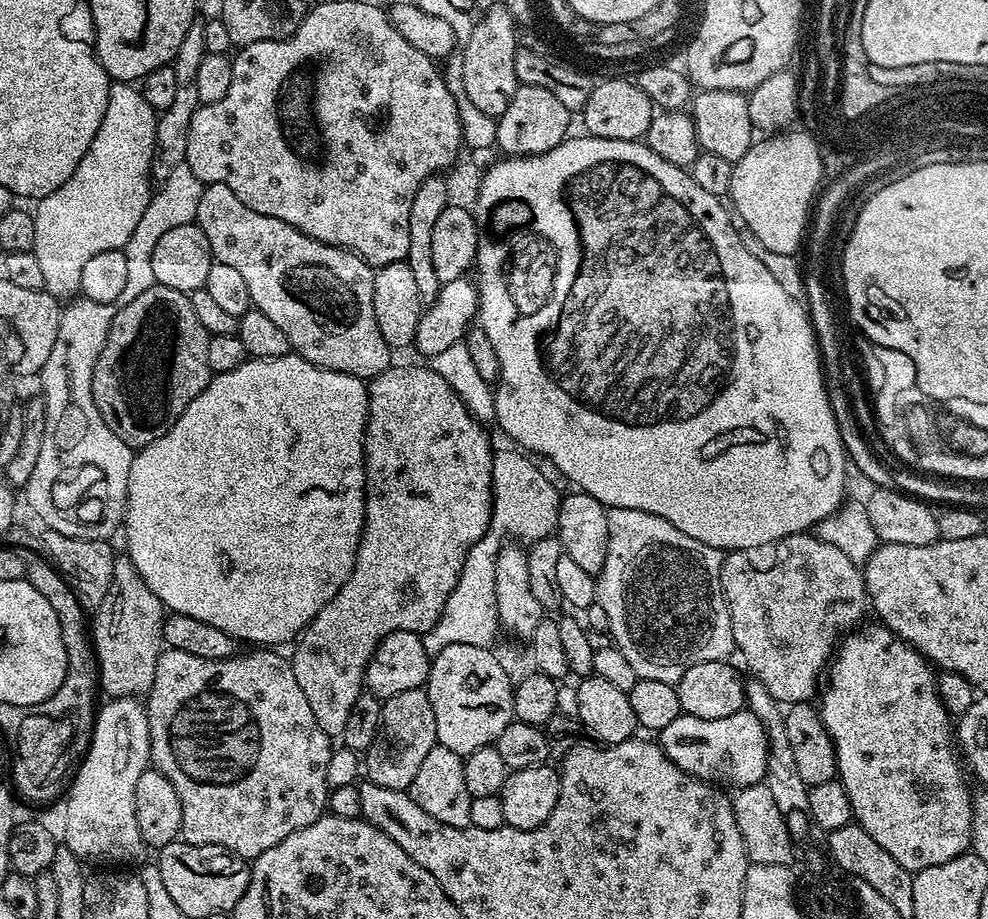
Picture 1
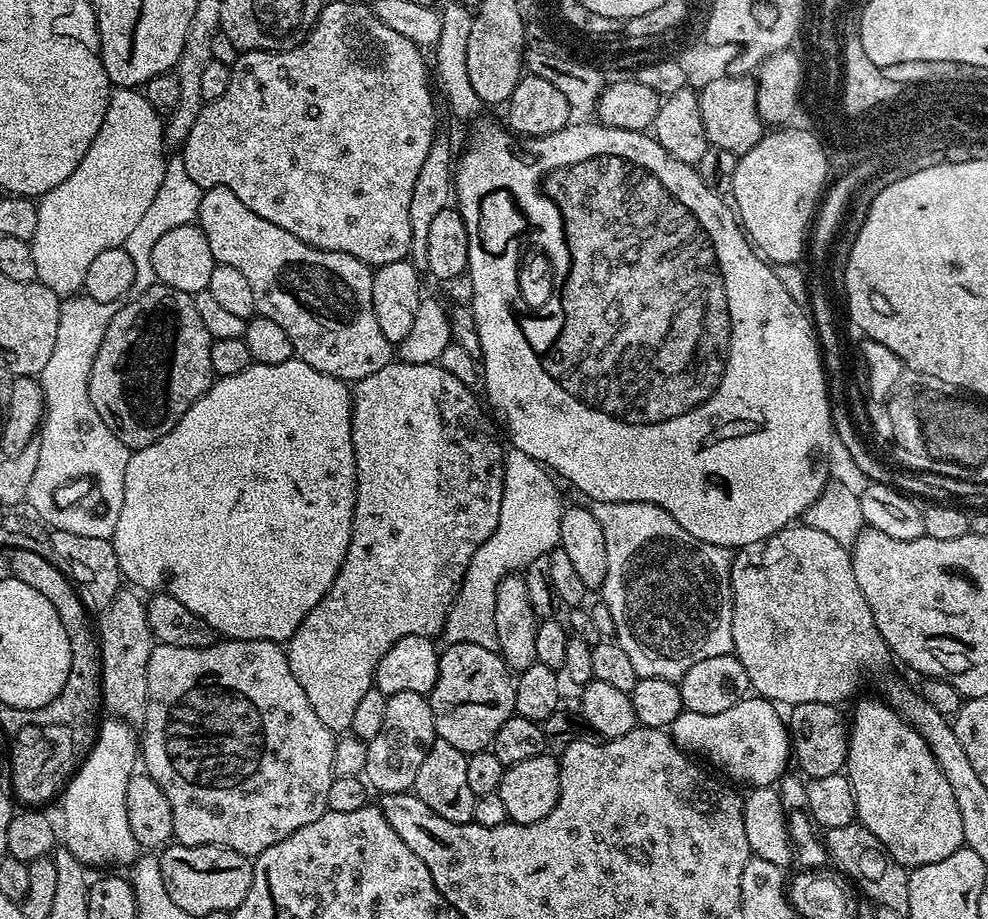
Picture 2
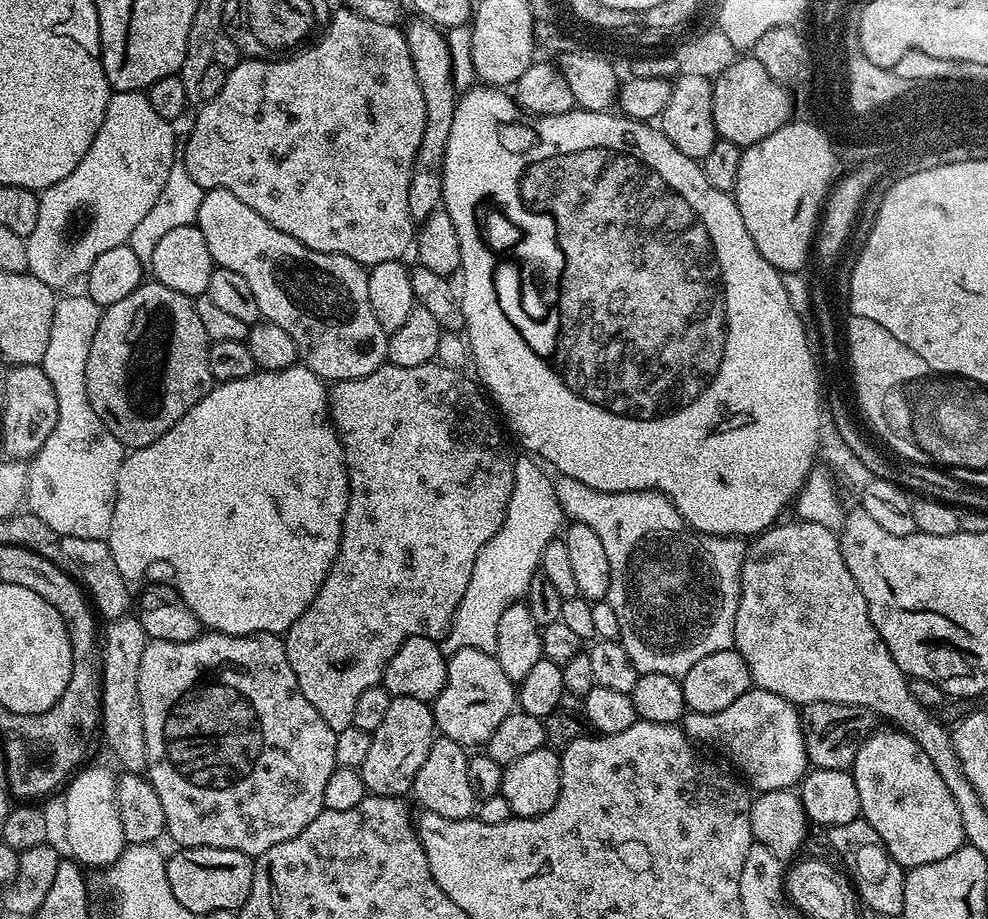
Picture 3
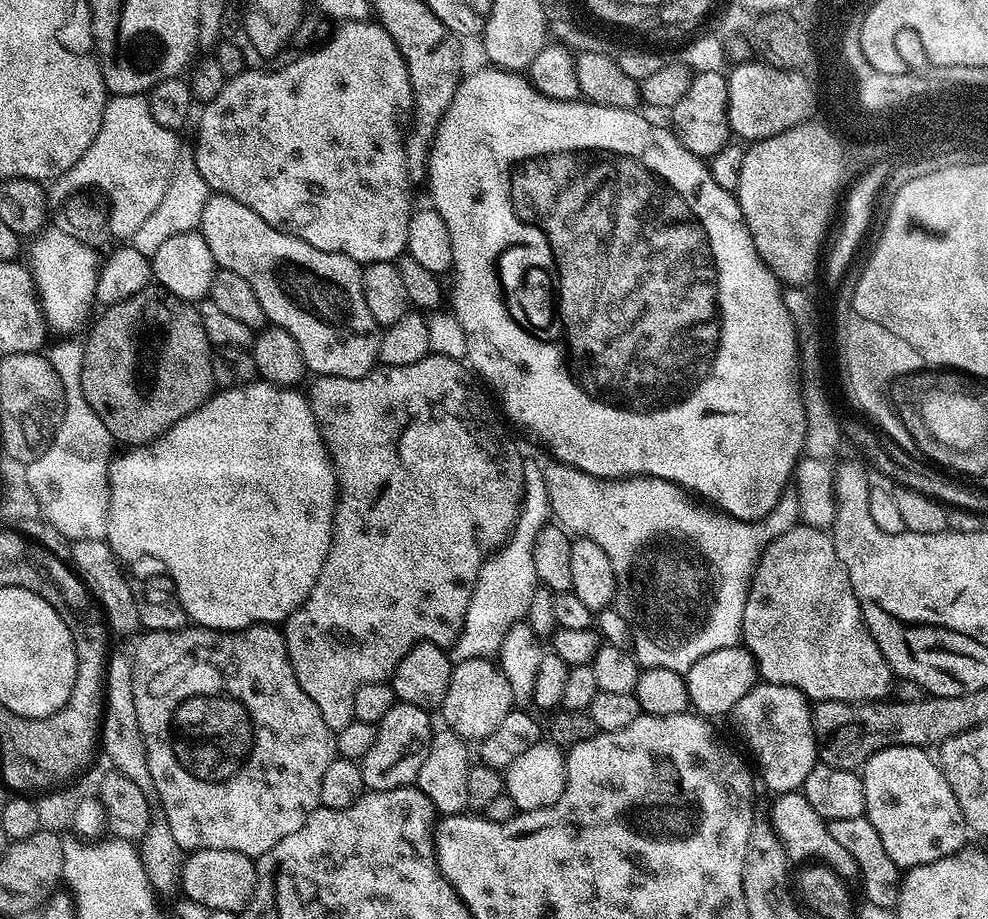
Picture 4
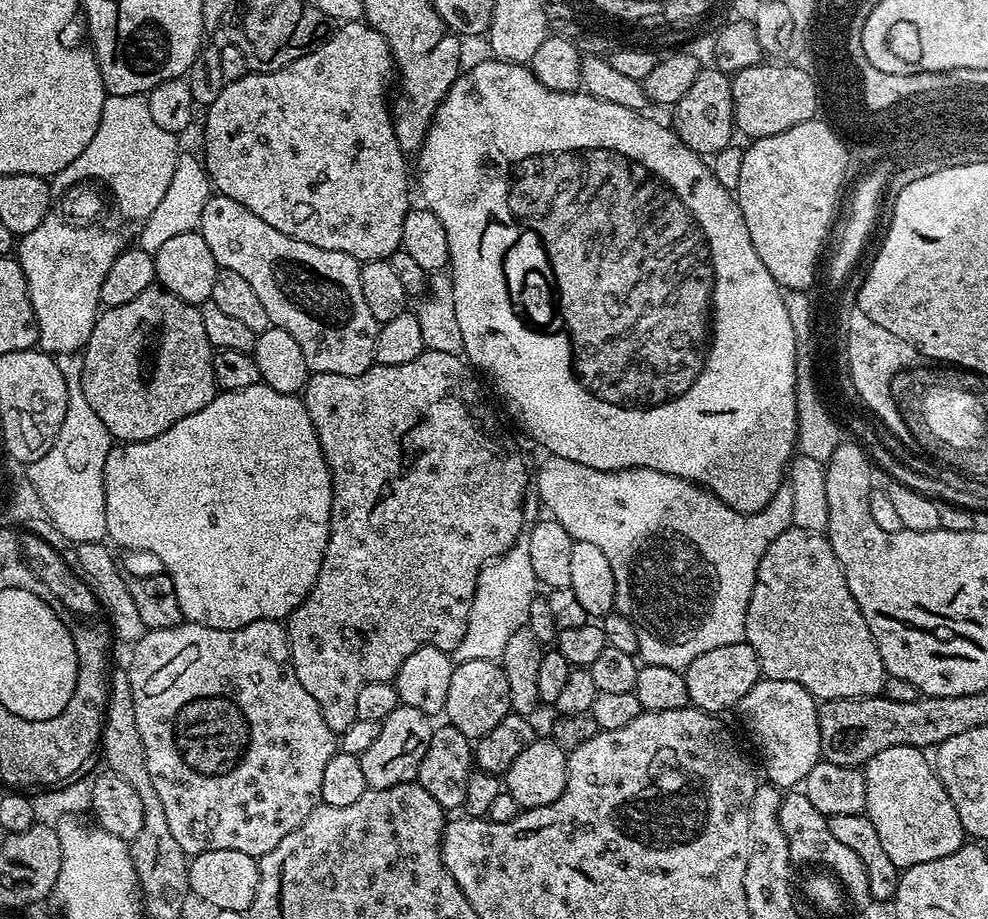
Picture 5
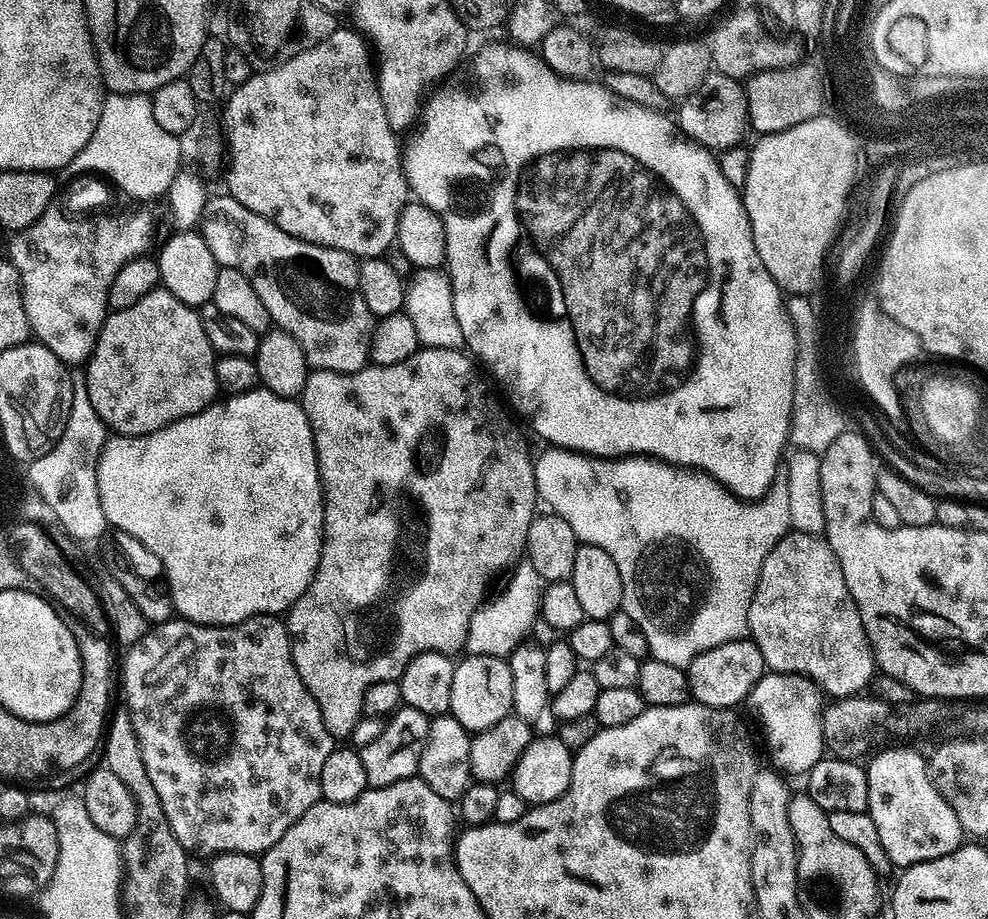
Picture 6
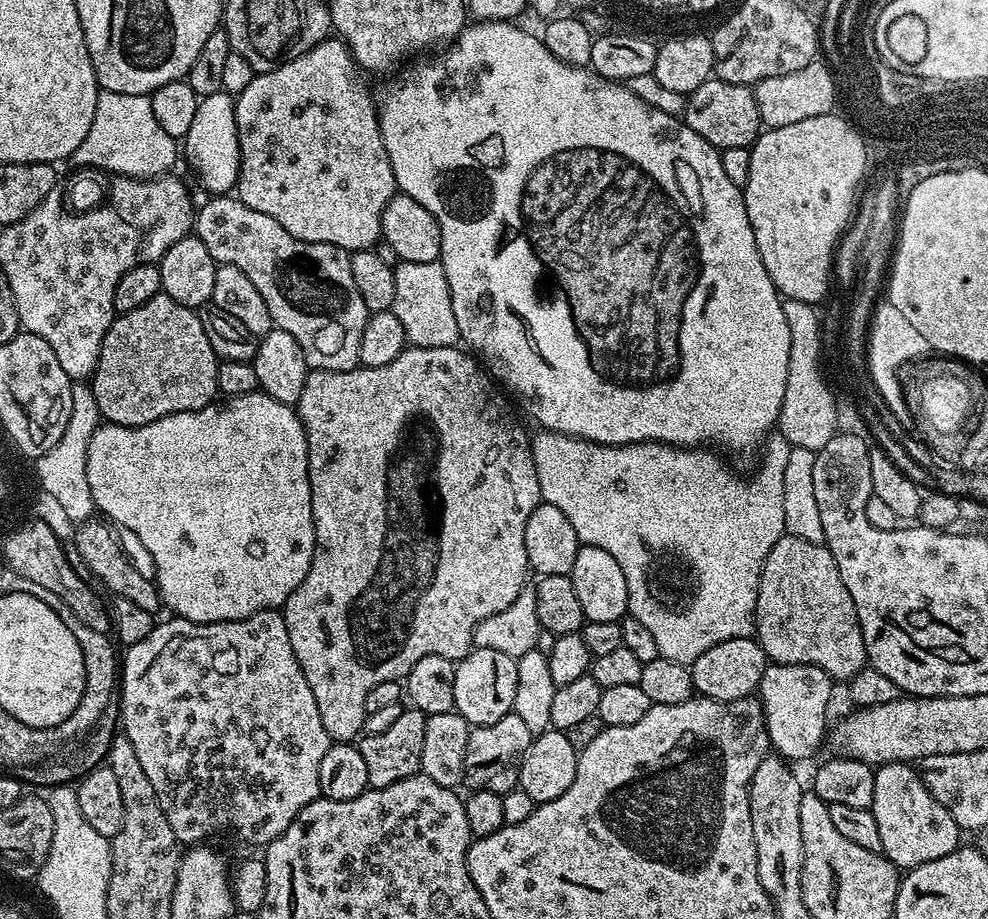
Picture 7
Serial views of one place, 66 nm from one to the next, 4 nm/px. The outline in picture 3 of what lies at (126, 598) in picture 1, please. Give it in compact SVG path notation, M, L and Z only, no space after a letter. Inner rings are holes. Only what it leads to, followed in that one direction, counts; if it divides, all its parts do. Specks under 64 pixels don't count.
M135 615L123 616L121 620L111 621L108 629L102 632L102 651L104 653L104 689L101 694L100 719L102 734L108 739L110 747L116 751L121 760L123 771L143 773L148 767L146 758L146 734L142 730L142 706L138 702L138 666L142 662L142 650L148 644L148 636L142 630L139 619Z

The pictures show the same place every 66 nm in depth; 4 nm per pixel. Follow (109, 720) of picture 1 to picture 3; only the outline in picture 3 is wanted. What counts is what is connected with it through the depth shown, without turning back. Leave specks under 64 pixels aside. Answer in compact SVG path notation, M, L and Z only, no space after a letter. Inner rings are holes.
M86 768L77 771L66 784L64 840L72 851L69 852L71 859L77 864L88 870L104 870L124 853L126 847L116 809L116 776L104 768Z

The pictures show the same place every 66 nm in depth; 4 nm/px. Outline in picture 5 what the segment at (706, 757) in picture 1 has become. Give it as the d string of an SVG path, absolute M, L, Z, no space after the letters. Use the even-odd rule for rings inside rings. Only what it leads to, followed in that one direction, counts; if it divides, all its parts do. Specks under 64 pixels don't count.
M761 678L742 698L738 712L744 715L760 752L764 755L764 772L769 781L781 790L803 785L805 778L820 763L820 735L818 734L818 701L798 682Z

